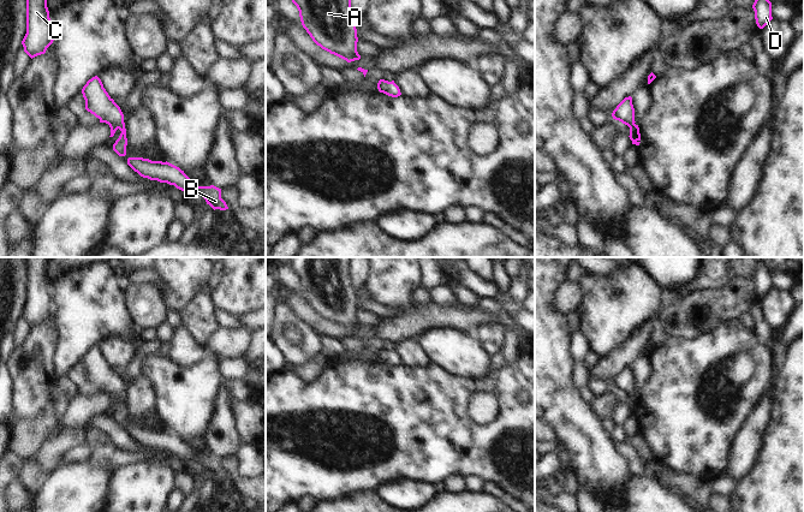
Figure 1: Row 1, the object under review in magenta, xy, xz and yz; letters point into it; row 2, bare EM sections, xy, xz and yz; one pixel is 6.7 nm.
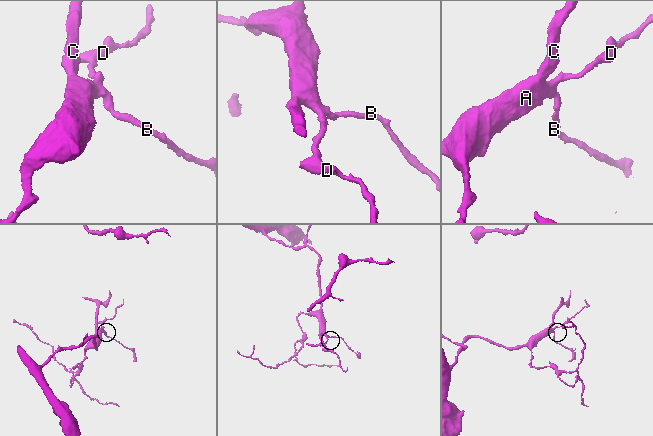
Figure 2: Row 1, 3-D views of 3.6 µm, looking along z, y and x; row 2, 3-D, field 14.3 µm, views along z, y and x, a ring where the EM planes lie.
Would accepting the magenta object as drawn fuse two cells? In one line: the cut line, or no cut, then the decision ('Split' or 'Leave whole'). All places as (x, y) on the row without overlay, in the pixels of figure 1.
No split. Leave whole

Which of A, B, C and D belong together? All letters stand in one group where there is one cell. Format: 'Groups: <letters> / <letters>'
Groups: A B C D

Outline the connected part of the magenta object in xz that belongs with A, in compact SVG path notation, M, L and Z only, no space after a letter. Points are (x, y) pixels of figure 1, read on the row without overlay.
M287 257L303 297L322 318L347 332L359 329L351 257Z

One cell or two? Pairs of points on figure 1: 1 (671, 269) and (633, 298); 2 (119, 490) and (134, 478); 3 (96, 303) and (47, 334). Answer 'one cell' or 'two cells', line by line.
1: two cells
2: one cell
3: two cells

